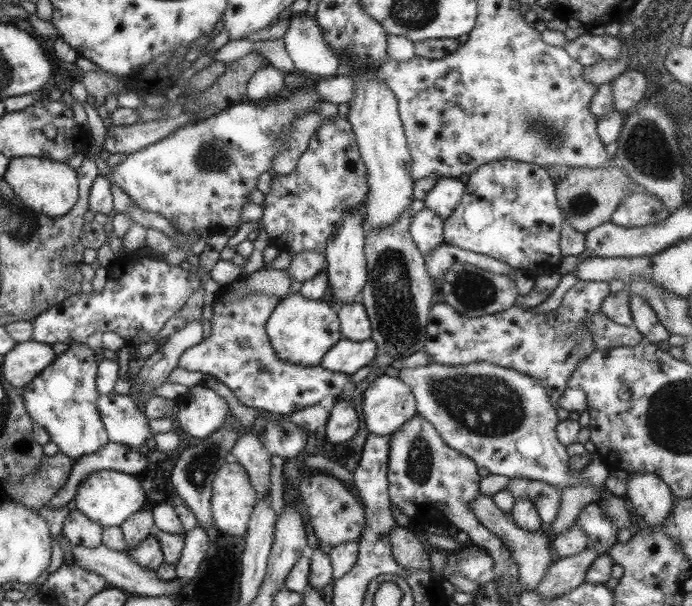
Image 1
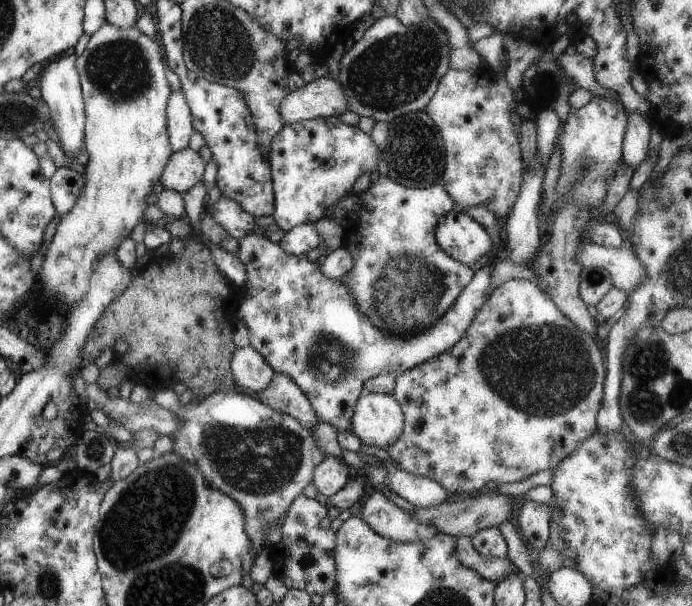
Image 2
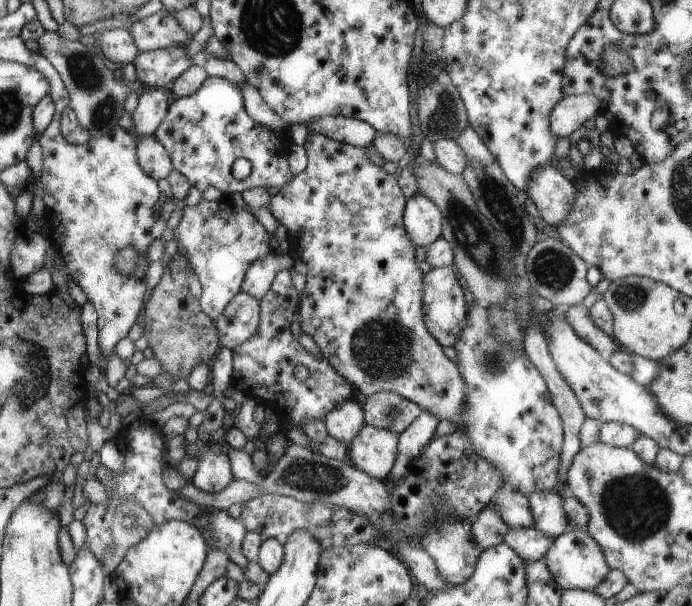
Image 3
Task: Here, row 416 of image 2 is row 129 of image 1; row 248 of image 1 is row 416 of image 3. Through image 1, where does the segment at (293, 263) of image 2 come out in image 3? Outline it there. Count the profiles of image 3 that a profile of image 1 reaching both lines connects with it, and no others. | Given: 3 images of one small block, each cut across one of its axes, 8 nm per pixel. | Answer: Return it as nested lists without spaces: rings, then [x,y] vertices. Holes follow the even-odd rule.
[[[285,269],[280,270],[279,272],[275,273],[273,282],[271,282],[271,286],[269,287],[269,290],[258,300],[258,305],[260,308],[260,320],[256,329],[256,332],[251,336],[248,340],[245,340],[242,344],[239,344],[238,346],[235,346],[231,352],[232,352],[232,366],[233,366],[233,372],[232,372],[232,381],[231,386],[237,390],[241,391],[246,398],[250,398],[255,400],[257,404],[260,404],[262,406],[269,407],[274,414],[277,416],[277,424],[281,426],[280,432],[283,433],[285,430],[282,430],[282,424],[283,423],[289,423],[291,425],[294,425],[297,428],[302,429],[302,424],[307,419],[318,419],[319,421],[324,421],[324,417],[336,406],[339,405],[341,402],[344,402],[346,399],[350,396],[351,386],[347,385],[347,382],[344,382],[336,373],[335,370],[332,370],[329,367],[329,364],[324,360],[322,357],[316,357],[311,354],[309,354],[307,351],[305,351],[299,344],[298,341],[293,338],[291,332],[290,332],[290,325],[295,319],[295,312],[297,311],[297,307],[299,306],[299,294],[295,291],[295,288],[293,287],[293,284],[291,283],[291,270]],[[297,365],[303,365],[309,371],[309,377],[304,382],[298,382],[295,379],[295,376],[293,376],[293,369]]]

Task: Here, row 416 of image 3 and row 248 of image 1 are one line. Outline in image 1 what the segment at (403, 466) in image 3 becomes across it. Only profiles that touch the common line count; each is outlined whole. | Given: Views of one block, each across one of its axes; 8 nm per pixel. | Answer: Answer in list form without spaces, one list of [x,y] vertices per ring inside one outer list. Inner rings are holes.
[[[424,208],[414,212],[408,224],[408,231],[413,244],[423,259],[431,253],[433,248],[444,243],[442,226],[443,220],[430,210]]]

